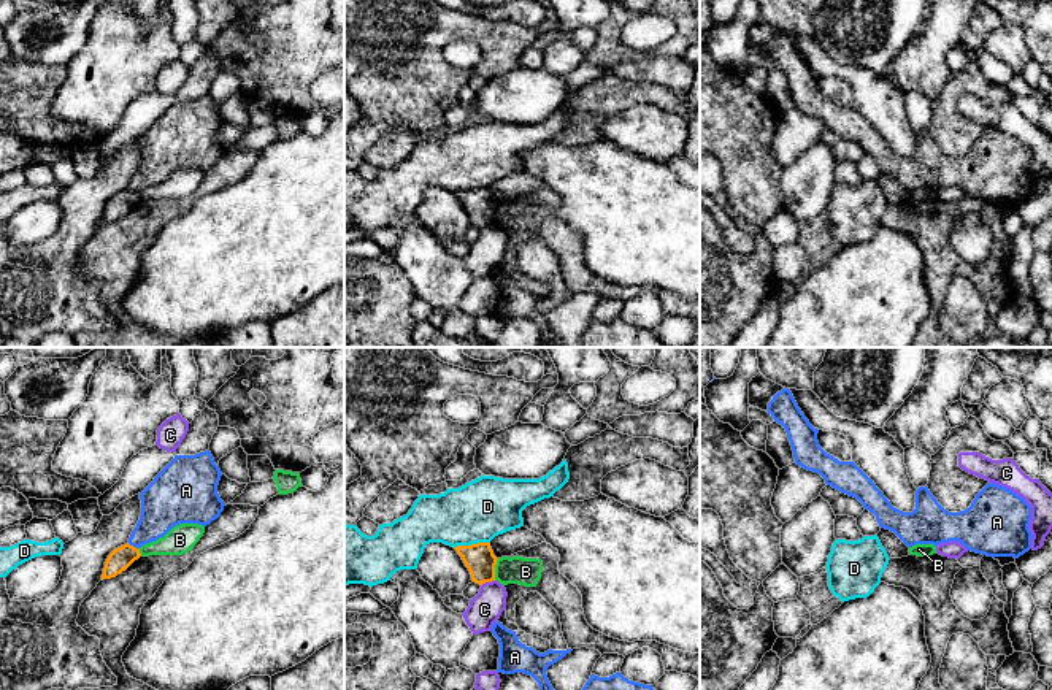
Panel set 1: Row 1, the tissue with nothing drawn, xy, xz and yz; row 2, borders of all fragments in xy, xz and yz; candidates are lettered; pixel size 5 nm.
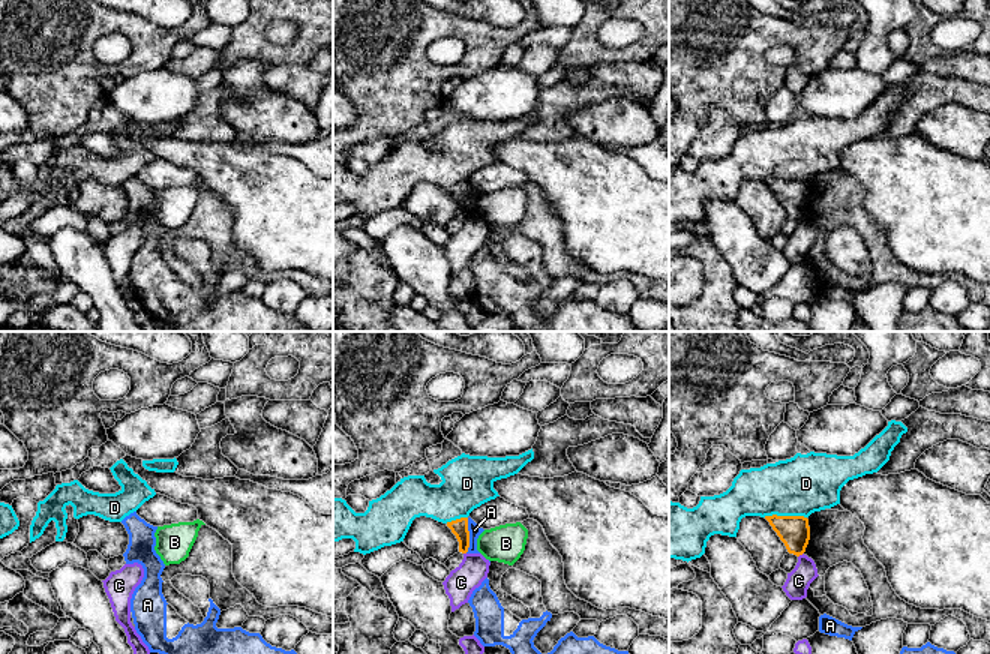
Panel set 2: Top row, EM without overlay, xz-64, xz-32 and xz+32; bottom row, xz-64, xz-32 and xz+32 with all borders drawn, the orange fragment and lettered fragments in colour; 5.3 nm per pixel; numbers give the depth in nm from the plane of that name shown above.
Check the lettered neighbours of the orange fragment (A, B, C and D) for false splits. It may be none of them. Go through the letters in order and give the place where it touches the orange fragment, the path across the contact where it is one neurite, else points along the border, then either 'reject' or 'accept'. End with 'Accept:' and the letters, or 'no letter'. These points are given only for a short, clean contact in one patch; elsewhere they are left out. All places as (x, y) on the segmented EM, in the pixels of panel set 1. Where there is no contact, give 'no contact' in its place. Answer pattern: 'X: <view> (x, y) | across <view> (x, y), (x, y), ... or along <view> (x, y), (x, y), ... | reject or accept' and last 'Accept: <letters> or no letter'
A: xy (132, 546) | along xy (127, 543), (138, 549) | reject
B: xz (494, 570) | along xz (499, 559), (494, 568), (494, 579) | reject
C: xz (487, 581) | along xz (494, 579), (481, 586) | reject
D: xz (472, 544) | reject
Accept: no letter

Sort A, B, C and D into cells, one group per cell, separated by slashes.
A / B / C / D

